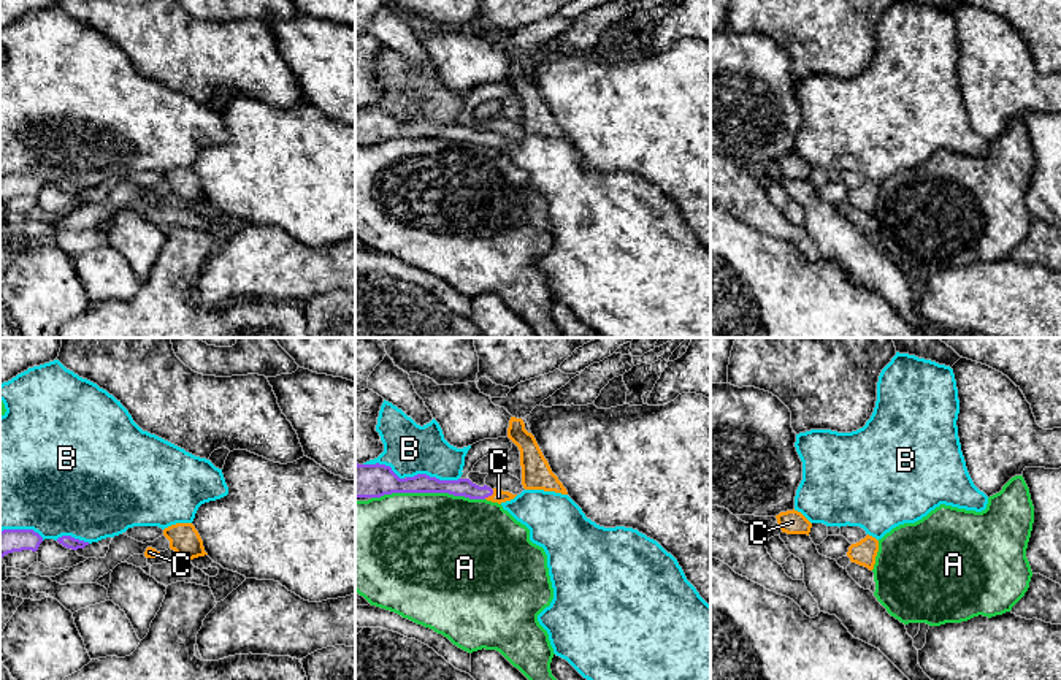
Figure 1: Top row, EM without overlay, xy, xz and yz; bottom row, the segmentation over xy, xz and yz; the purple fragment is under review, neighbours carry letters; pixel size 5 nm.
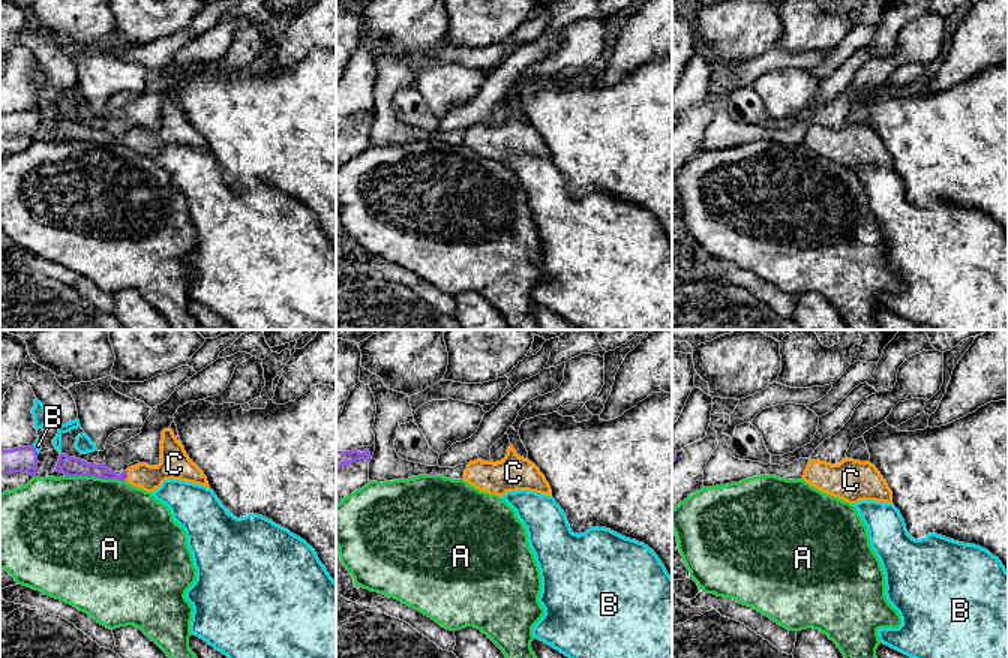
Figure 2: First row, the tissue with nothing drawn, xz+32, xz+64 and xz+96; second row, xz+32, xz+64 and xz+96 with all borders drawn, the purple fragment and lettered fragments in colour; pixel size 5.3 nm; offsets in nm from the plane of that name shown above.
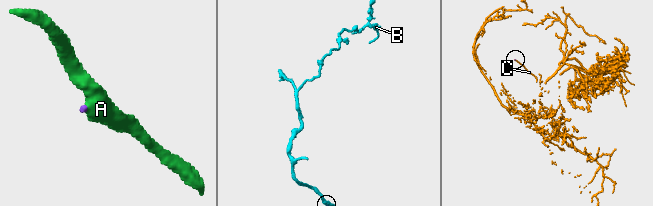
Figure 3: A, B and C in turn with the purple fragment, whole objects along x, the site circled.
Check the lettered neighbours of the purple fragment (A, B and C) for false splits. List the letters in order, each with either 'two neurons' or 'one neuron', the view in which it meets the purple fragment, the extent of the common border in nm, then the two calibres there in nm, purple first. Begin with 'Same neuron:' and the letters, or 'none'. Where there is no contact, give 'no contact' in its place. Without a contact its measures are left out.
Same neuron: C
A: two neurons; meets purple in xz; contact 600 nm long; 150 nm thick on the purple side, 500 nm on the other
B: two neurons; meets purple in xz; contact 280 nm long; 140 nm thick on the purple side, 260 nm on the other
C: one neuron; meets purple in xz; contact 70 nm long; 100 nm thick on the purple side, 70 nm on the other

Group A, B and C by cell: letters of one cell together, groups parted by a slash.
A / B / C

